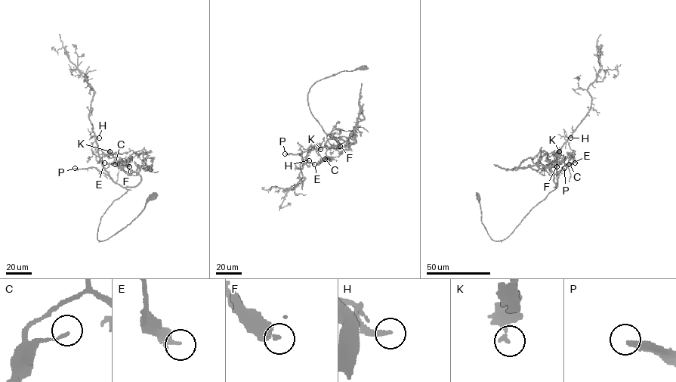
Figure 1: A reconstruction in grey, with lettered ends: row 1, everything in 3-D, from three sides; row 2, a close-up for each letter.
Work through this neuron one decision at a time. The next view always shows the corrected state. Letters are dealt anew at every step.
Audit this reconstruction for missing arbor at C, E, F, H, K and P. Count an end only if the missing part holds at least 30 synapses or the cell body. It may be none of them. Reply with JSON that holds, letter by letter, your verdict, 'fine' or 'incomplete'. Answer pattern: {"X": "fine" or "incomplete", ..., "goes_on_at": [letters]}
{"C": "fine", "E": "fine", "F": "fine", "H": "incomplete", "K": "fine", "P": "incomplete", "goes_on_at": ["H", "P"]}

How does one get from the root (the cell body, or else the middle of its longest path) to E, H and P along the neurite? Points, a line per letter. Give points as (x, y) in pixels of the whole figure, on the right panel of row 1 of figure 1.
E: (477, 197), (482, 222), (492, 240), (501, 240), (556, 187), (557, 158), (566, 141), (575, 152), (575, 163)
H: (477, 197), (481, 222), (491, 238), (506, 239), (529, 212), (556, 187), (557, 156), (570, 138)
P: (477, 197), (482, 222), (492, 240), (501, 240), (556, 187), (557, 176), (561, 168), (564, 168)

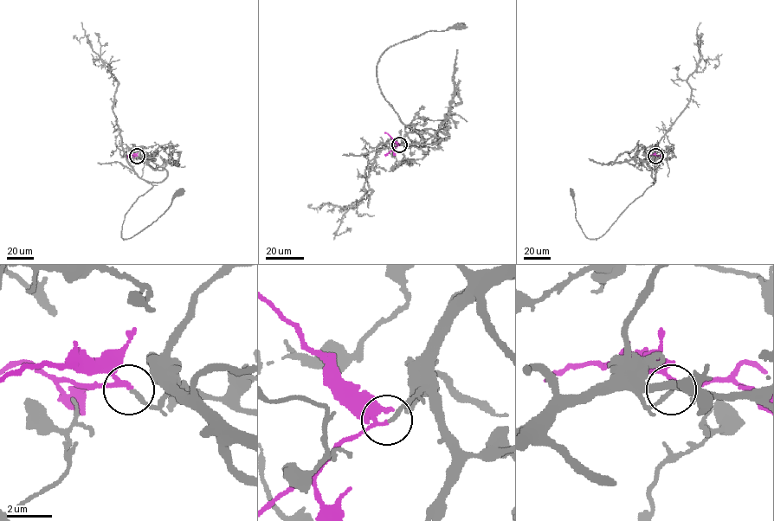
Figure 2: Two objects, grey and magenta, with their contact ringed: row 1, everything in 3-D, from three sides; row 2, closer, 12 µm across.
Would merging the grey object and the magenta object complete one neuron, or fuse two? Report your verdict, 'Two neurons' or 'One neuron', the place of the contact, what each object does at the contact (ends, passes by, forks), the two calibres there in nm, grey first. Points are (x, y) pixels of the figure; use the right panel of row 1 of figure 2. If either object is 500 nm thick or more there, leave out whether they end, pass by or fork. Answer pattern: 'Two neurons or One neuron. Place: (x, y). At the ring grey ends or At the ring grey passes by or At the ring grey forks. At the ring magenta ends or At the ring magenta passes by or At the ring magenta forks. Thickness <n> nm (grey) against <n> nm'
One neuron. Place: (655, 156). At the ring grey ends. At the ring magenta passes by. Thickness 180 nm (grey) against 140 nm

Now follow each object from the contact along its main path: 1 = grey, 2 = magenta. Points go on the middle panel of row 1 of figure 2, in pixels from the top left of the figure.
1: (399, 145), (415, 131), (441, 139), (420, 143), (401, 121), (378, 84), (381, 55), (459, 25)
2: (399, 145), (384, 132)

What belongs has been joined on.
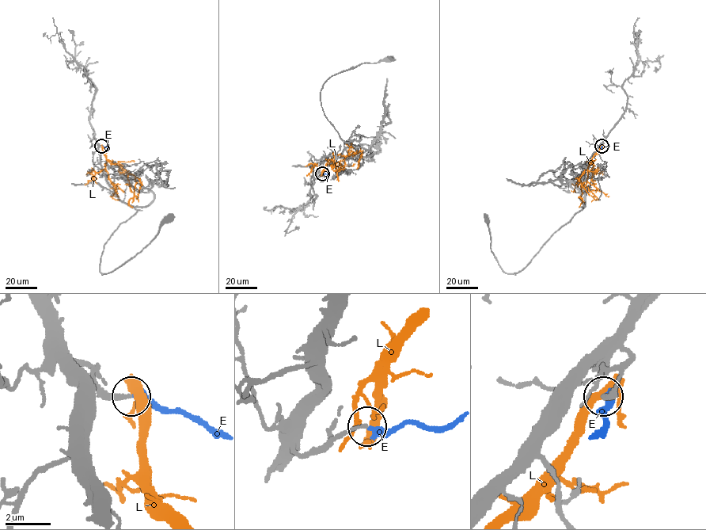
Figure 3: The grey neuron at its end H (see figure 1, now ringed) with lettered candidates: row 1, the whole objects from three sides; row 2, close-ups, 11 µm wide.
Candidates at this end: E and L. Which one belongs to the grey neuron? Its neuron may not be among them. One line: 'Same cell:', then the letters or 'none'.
Same cell: E

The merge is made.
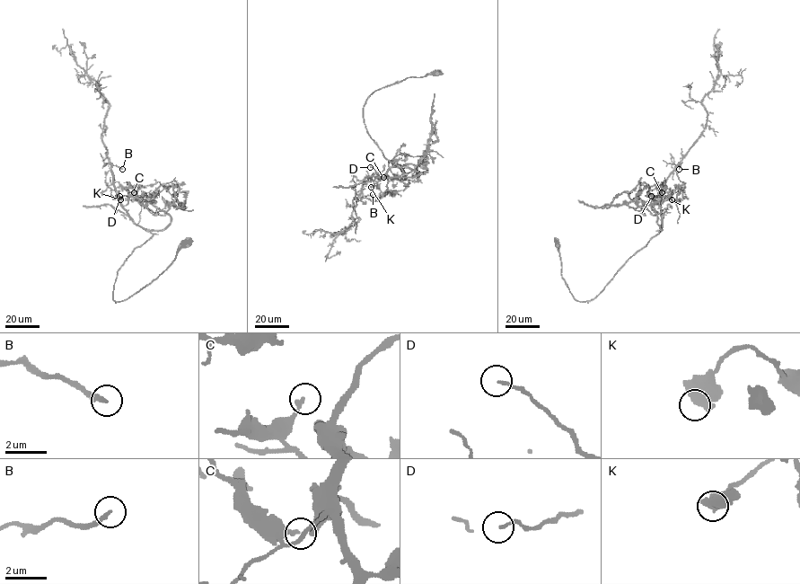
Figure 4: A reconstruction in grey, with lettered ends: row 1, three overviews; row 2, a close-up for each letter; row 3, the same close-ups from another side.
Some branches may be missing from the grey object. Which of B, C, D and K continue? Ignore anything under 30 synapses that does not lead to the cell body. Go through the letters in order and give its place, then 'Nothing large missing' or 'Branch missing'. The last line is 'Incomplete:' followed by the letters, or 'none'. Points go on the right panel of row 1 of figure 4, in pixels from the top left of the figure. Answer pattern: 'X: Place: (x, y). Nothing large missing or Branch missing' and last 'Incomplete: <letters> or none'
B: Place: (679, 169). Branch missing
C: Place: (662, 192). Nothing large missing
D: Place: (651, 196). Nothing large missing
K: Place: (672, 199). Nothing large missing
Incomplete: B

